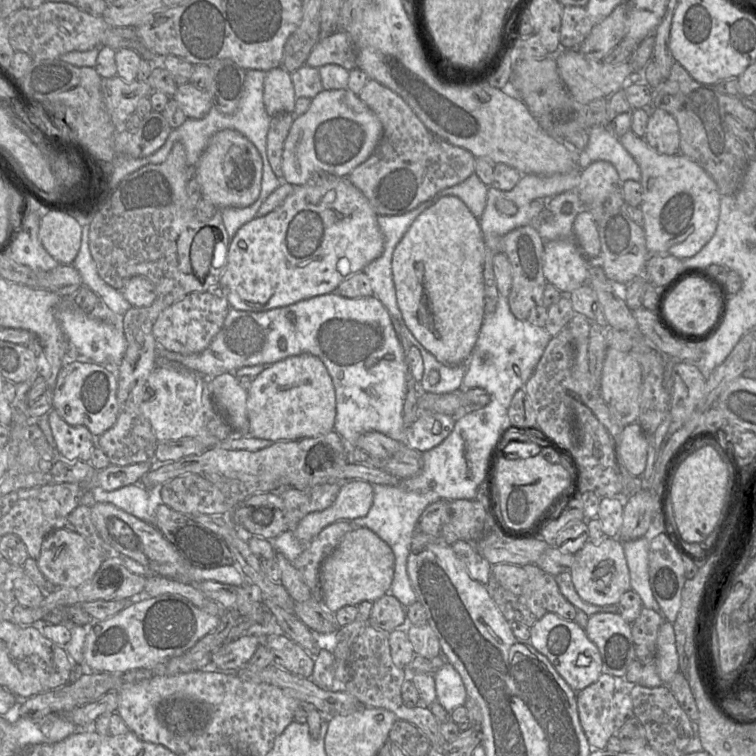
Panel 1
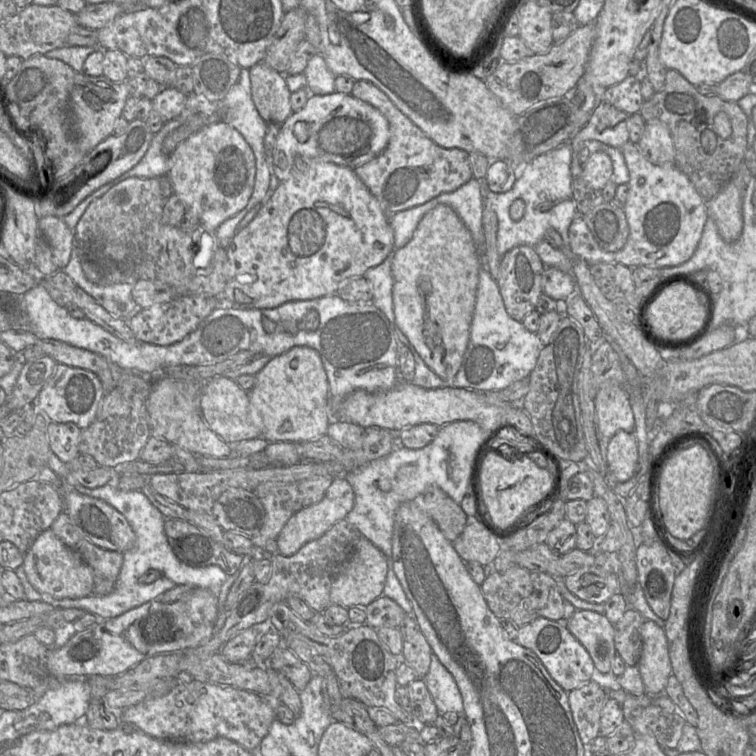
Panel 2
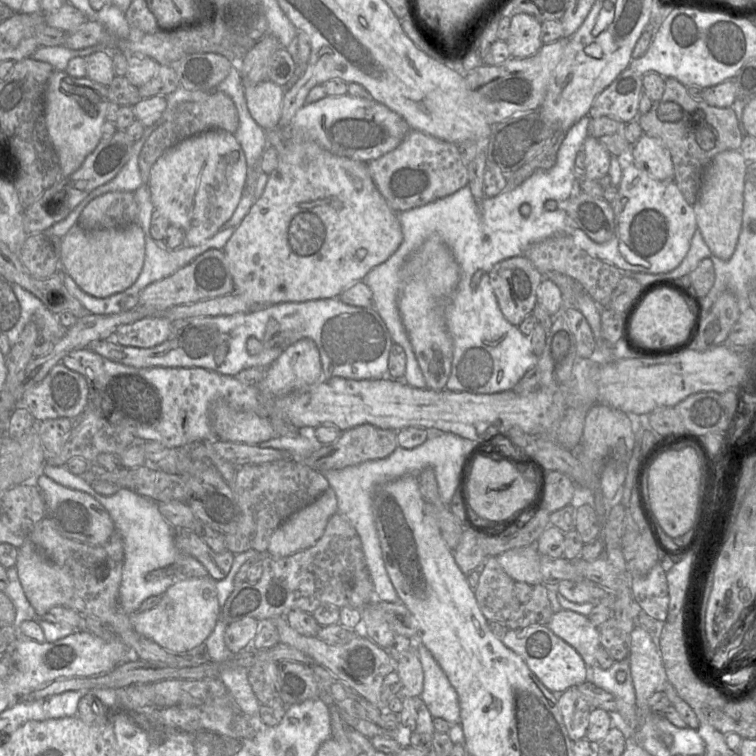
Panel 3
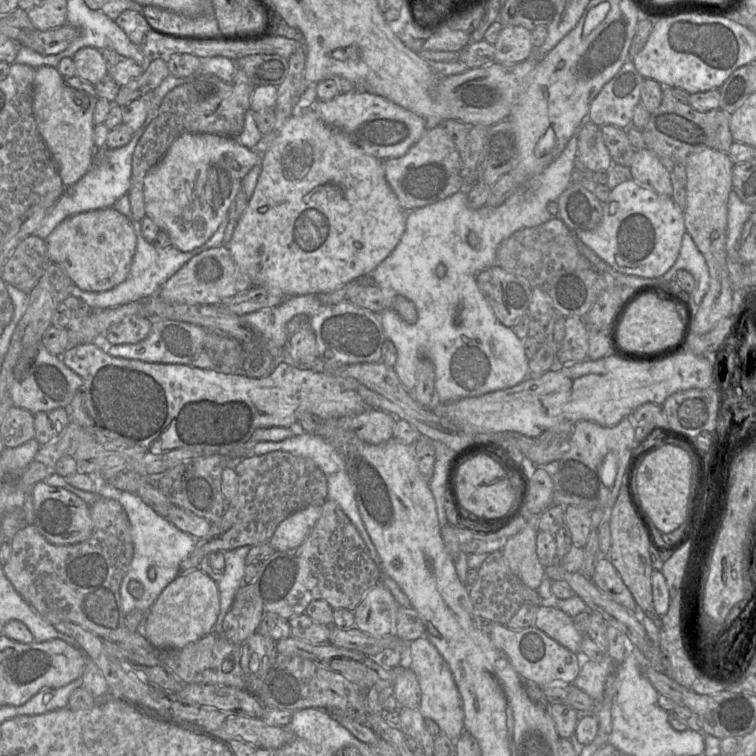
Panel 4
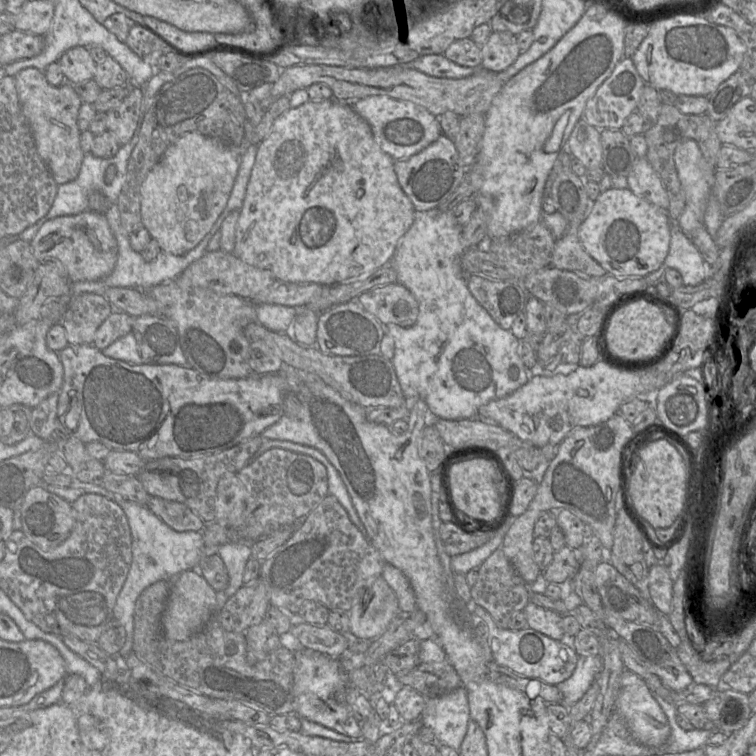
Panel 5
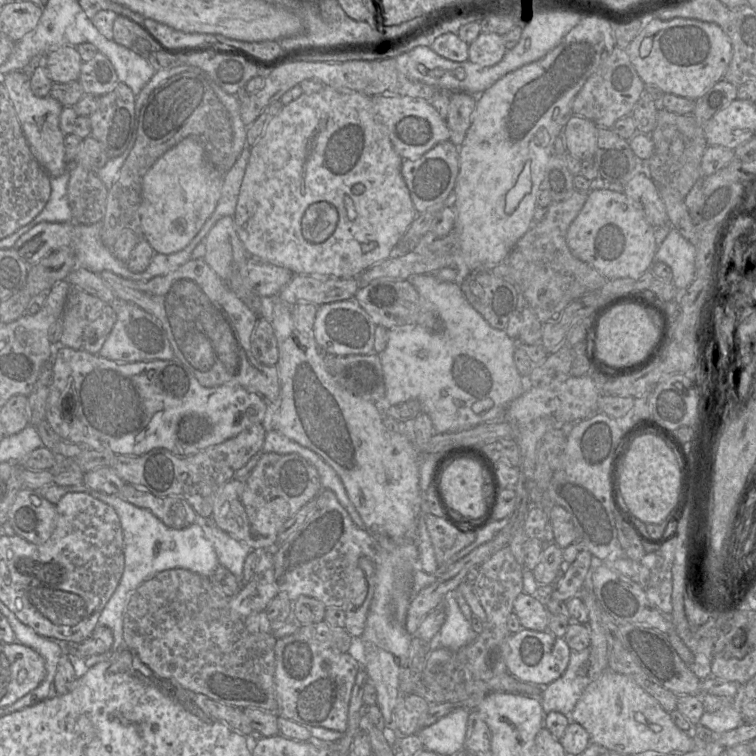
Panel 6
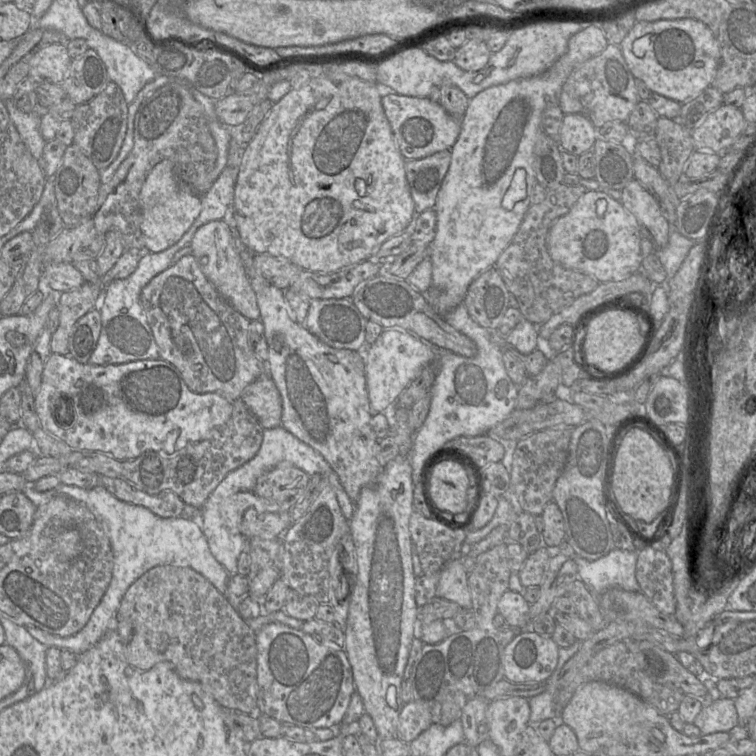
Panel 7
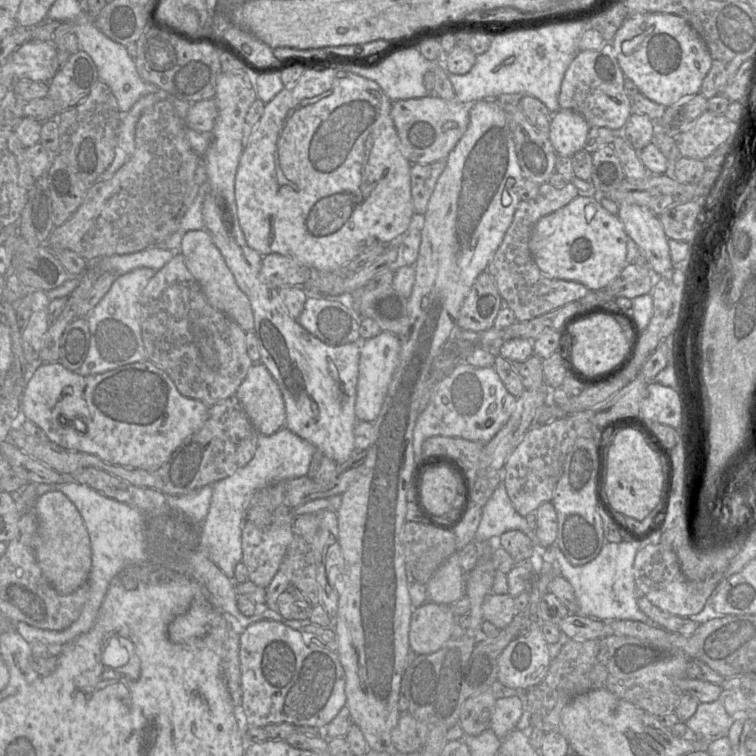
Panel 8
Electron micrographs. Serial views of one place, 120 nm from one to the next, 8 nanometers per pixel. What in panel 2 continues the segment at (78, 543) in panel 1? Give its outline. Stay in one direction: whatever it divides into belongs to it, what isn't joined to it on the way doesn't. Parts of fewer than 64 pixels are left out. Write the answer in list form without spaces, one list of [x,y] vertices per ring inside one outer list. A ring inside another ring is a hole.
[[[49,528],[41,532],[24,554],[22,567],[29,583],[54,599],[77,599],[92,595],[94,573],[81,556],[67,547]]]

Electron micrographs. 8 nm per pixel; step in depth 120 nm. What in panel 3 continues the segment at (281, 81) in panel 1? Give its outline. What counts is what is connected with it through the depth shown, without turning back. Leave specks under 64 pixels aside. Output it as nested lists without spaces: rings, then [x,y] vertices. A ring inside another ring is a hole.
[[[265,80],[246,85],[244,93],[249,112],[261,128],[267,130],[279,126],[284,87]]]

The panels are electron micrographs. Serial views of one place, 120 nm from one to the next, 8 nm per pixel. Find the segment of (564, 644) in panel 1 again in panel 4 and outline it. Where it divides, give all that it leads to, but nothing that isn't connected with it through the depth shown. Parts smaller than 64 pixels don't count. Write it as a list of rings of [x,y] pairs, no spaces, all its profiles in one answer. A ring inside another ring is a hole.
[[[495,624],[489,636],[492,644],[507,658],[512,667],[540,687],[545,687],[553,681],[563,681],[570,685],[579,674],[580,665],[576,653],[565,648],[535,626],[514,631],[505,625]]]

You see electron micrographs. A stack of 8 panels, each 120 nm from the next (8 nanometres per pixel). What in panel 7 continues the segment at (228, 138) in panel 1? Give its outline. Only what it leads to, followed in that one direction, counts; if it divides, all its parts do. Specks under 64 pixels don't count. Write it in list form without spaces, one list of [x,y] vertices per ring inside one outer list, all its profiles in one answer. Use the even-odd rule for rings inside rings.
[[[165,159],[147,176],[140,193],[141,233],[145,251],[160,253],[177,243],[202,210],[201,196],[179,182],[173,172],[174,164]]]

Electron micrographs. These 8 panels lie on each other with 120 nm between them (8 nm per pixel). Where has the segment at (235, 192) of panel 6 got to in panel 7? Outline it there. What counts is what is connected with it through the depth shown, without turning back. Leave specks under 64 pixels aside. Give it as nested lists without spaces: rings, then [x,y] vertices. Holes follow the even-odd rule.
[[[226,166],[211,188],[201,195],[202,210],[181,239],[175,243],[175,250],[190,245],[196,231],[203,225],[222,220],[234,203],[235,184],[239,168]]]

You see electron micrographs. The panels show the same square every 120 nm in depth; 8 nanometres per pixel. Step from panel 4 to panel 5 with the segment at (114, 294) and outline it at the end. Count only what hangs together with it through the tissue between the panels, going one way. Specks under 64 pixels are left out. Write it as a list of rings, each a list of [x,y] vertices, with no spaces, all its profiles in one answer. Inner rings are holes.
[[[112,203],[108,211],[105,213],[105,217],[110,226],[111,232],[117,241],[118,256],[113,271],[103,279],[97,281],[78,281],[71,283],[71,293],[78,295],[82,293],[94,293],[97,295],[104,295],[104,292],[108,288],[121,287],[121,288],[134,288],[138,290],[149,290],[150,288],[160,285],[162,283],[176,279],[188,266],[200,259],[205,253],[207,253],[207,245],[211,238],[220,230],[214,231],[211,235],[204,237],[201,242],[192,250],[181,256],[175,256],[166,252],[160,251],[157,257],[146,262],[140,253],[132,250],[129,244],[129,233],[124,229],[120,212],[116,203]]]

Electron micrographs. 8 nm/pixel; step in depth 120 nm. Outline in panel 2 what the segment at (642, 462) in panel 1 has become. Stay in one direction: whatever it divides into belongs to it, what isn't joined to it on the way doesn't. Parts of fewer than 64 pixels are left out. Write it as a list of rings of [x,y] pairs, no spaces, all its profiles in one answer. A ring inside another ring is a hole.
[[[619,431],[608,440],[606,462],[609,472],[617,481],[625,482],[634,475],[638,457],[634,432]]]

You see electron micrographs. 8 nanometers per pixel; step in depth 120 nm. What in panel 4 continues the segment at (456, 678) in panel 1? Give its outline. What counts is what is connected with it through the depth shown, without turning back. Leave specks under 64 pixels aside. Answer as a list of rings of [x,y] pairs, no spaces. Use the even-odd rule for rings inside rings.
[[[418,638],[407,645],[405,661],[416,674],[421,689],[419,711],[425,719],[436,722],[443,734],[456,741],[464,732],[464,711],[461,695],[448,664],[435,646],[426,638]]]

